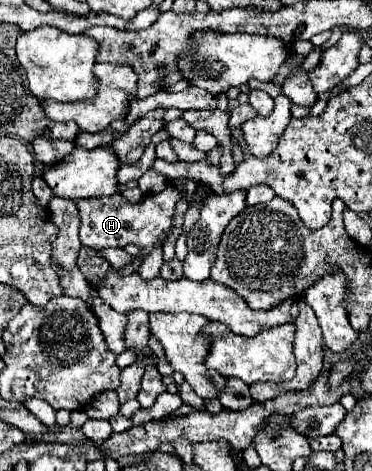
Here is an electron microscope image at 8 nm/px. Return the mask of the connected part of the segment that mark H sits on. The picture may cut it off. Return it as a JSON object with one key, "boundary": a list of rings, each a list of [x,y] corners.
{"boundary":[[[166,188],[164,192],[158,194],[146,194],[140,202],[130,203],[120,192],[102,196],[102,198],[90,198],[90,200],[78,200],[76,208],[80,212],[80,242],[88,248],[102,250],[102,248],[124,248],[126,244],[136,244],[142,248],[142,254],[136,258],[134,264],[122,268],[122,274],[132,274],[140,268],[142,260],[154,246],[162,240],[172,230],[172,216],[174,216],[174,206],[180,198],[180,192],[176,188]]]}

